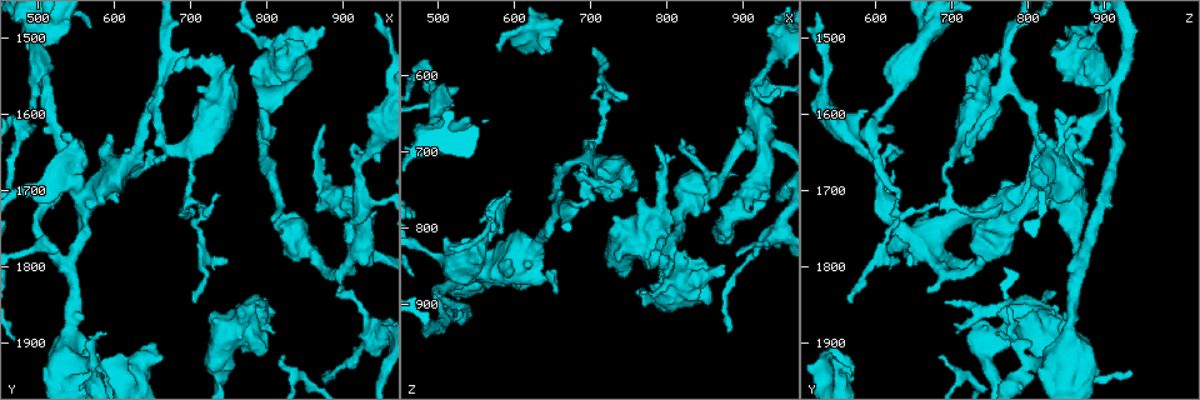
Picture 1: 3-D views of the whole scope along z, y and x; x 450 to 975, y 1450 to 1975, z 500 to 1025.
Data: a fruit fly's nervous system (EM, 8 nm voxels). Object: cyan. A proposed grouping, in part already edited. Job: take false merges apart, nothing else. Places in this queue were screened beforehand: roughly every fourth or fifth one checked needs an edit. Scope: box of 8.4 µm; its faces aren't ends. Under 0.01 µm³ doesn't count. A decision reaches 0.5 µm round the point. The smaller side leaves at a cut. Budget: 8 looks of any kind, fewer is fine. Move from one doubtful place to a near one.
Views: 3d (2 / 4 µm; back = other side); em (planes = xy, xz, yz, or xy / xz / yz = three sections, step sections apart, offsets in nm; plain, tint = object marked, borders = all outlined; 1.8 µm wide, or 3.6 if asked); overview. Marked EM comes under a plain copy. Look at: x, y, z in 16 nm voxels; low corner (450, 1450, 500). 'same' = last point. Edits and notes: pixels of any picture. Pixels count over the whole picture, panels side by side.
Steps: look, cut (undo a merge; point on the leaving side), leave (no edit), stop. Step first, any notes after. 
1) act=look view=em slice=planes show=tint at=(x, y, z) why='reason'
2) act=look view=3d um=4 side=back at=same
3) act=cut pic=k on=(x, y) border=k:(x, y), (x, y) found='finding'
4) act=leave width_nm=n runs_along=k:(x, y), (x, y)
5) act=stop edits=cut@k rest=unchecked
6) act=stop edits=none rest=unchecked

act=look view=em um=3.6 slice=planes show=tint at=(690, 1645, 710) why='branch point'

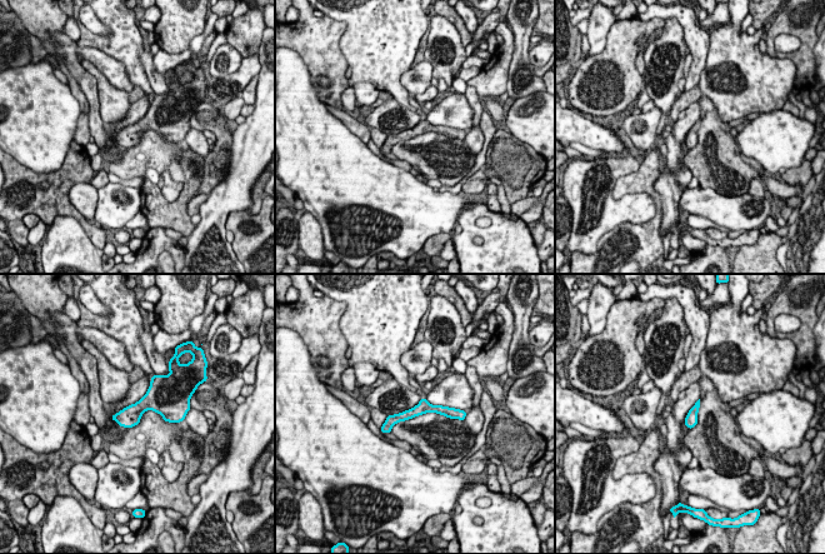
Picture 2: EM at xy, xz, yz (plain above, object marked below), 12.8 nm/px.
act=leave width_nm=160 runs_along=2:(451, 413), (421, 408), (385, 429) found='one neuron here'

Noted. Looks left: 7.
act=look view=em slice=xy step=4 show=tint at=(490, 1595, 605) why='calibre changes'

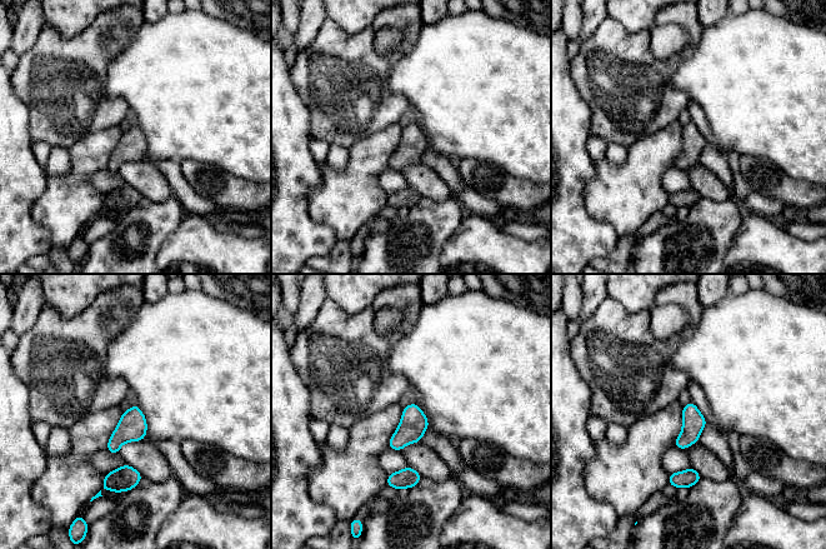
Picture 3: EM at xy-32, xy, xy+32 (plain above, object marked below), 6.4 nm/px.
act=leave found='one neuron here'

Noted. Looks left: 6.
act=look view=em um=3.6 slice=planes show=tint at=(540, 1925, 835) why='a narrow waist'

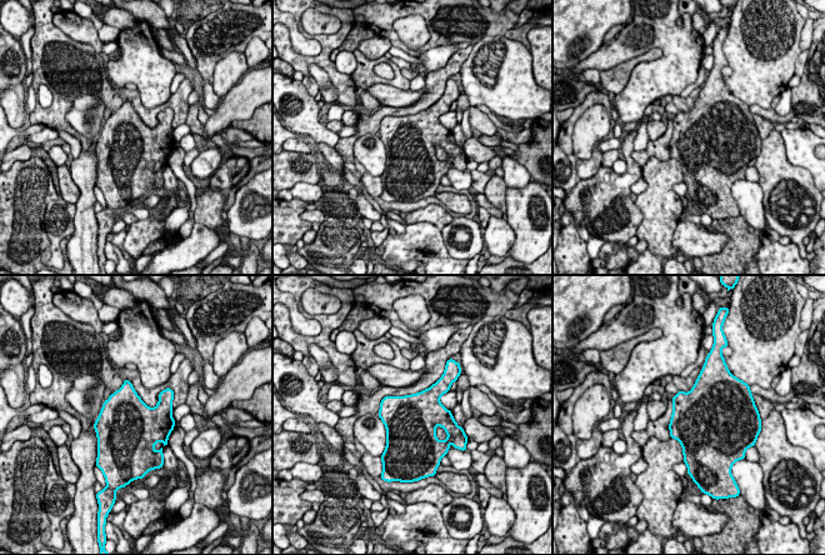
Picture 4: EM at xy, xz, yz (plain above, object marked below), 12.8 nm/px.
act=leave found='all the same neuron'

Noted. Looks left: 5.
act=stop edits=none rest=unchecked

